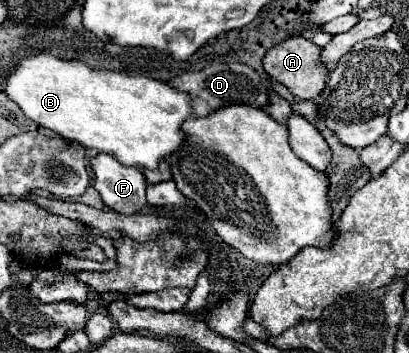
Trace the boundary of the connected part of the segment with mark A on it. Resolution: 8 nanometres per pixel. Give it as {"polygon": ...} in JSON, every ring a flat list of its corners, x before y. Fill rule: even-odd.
{"polygon":[[293,36,293,38,287,38,279,44,275,44,263,58,263,68,265,72,281,82,283,86,287,86,297,98,303,98,303,100,313,100,317,98,325,86,327,86,327,78,329,78,329,70,327,66,323,66,321,62,321,48,315,46,311,40,303,38,303,36]]}

